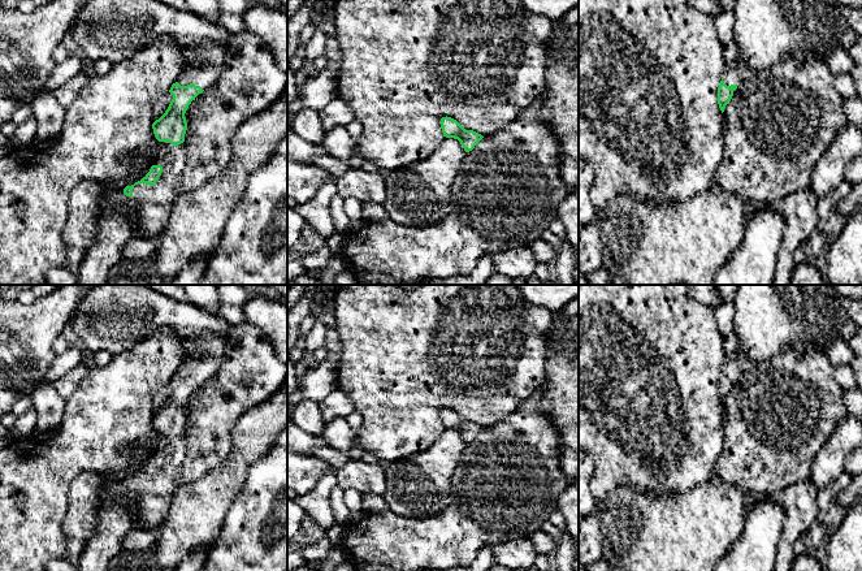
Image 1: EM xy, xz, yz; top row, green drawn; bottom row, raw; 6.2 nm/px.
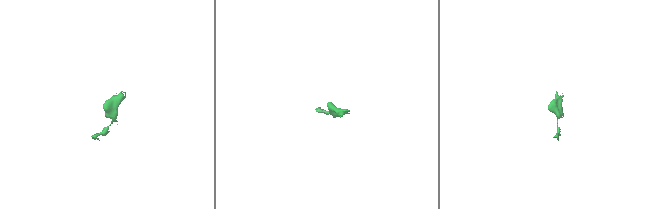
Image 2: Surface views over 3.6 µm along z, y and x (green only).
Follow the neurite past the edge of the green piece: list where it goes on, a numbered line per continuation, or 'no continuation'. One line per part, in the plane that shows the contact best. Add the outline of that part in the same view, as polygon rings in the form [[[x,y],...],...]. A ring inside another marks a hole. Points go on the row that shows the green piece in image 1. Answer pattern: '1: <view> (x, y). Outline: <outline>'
1: xy (206, 60). Outline: [[[212,42],[190,44],[185,48],[189,69],[178,81],[181,86],[194,83],[202,90],[209,87],[220,75],[228,46]]]
2: xy (155, 203). Outline: [[[185,143],[164,146],[164,156],[155,165],[161,165],[163,172],[153,186],[138,183],[133,189],[133,199],[138,203],[134,221],[134,237],[153,238],[168,224],[172,207],[179,195],[179,179],[186,165]]]

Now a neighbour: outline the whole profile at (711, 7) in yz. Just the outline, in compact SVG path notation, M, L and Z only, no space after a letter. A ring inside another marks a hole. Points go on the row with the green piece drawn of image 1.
M688 0L688 1L690 7L702 13L716 16L720 12L719 0Z

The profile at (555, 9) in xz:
M520 0L532 13L549 17L553 22L560 21L567 12L579 5L579 0Z

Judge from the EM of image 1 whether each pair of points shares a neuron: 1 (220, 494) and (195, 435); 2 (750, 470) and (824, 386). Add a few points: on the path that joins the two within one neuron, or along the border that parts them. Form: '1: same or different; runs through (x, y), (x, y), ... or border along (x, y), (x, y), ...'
1: different; border along (232, 448), (219, 464), (183, 484)
2: same; runs through (766, 449), (805, 406)

